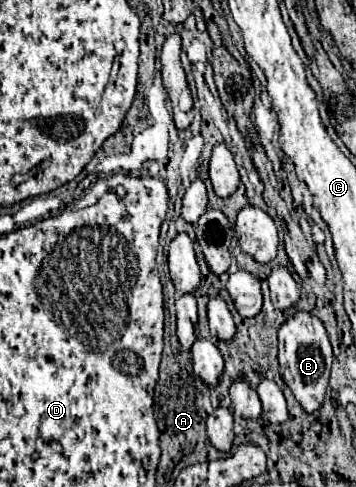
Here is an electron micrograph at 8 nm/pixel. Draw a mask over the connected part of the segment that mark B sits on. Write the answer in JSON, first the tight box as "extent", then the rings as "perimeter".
{"extent":[279,311,333,413],"perimeter":[[[297,311],[279,327],[281,377],[307,413],[317,411],[325,399],[331,363],[333,363],[333,349],[331,349],[325,325],[317,315],[311,315],[307,311]]]}

